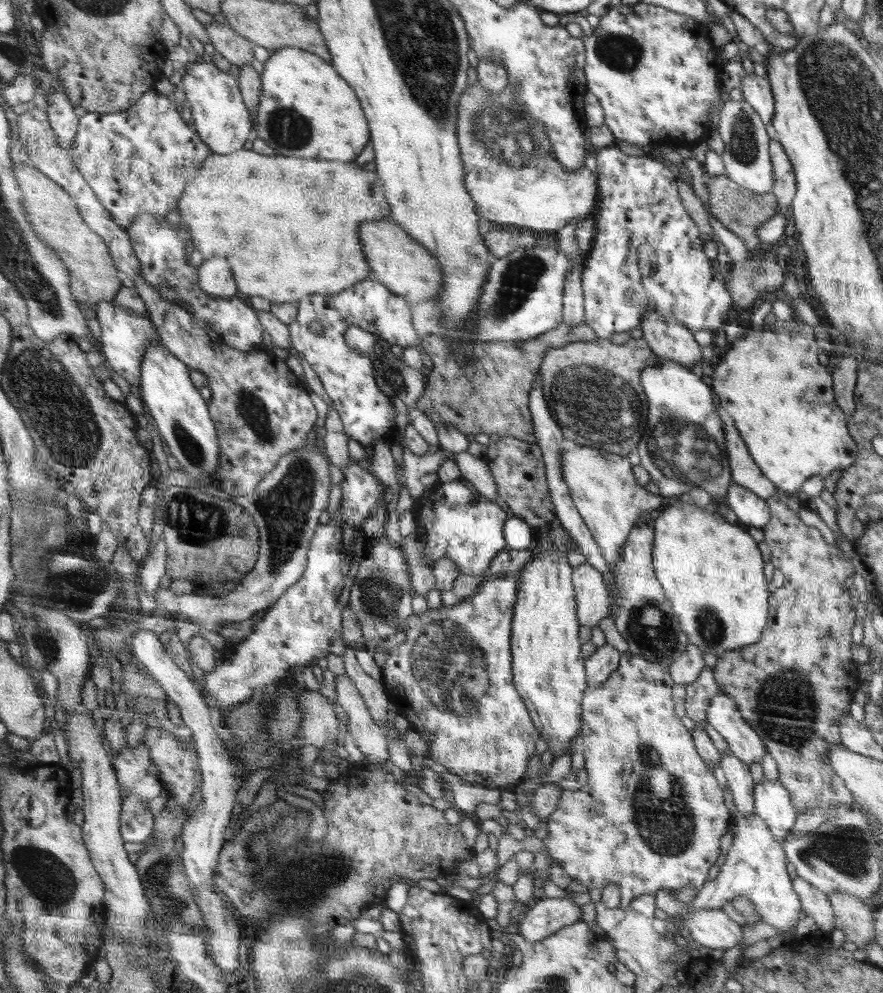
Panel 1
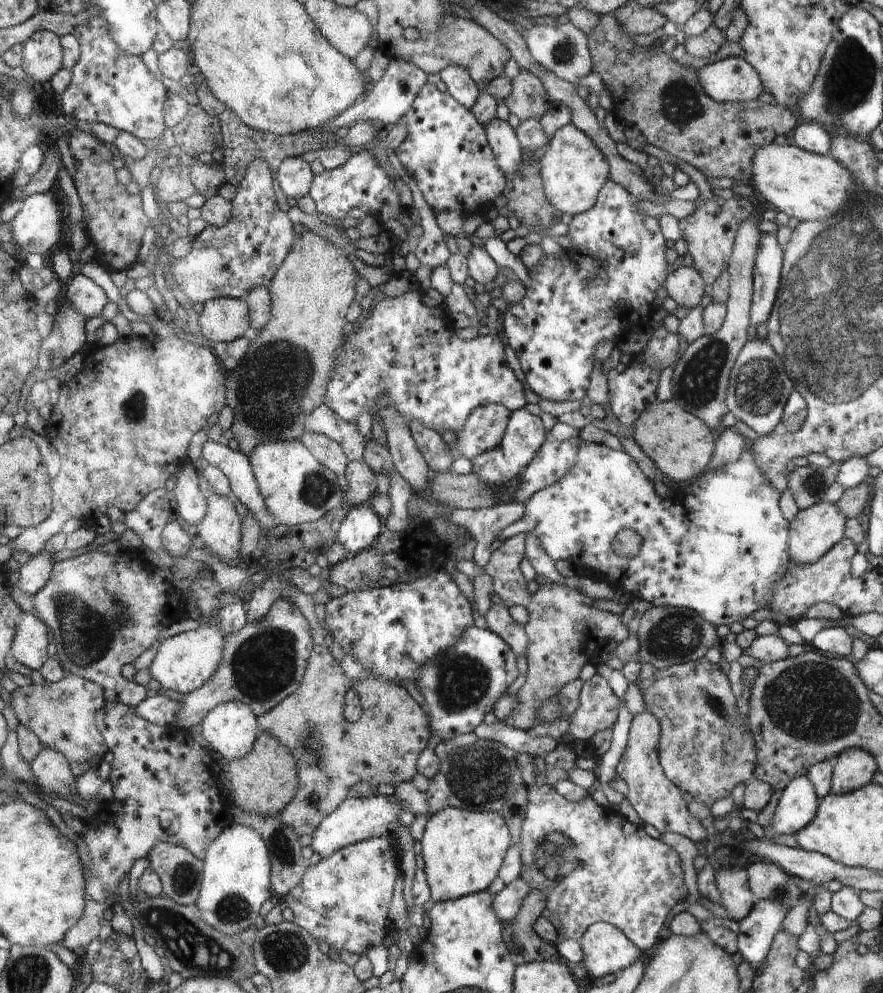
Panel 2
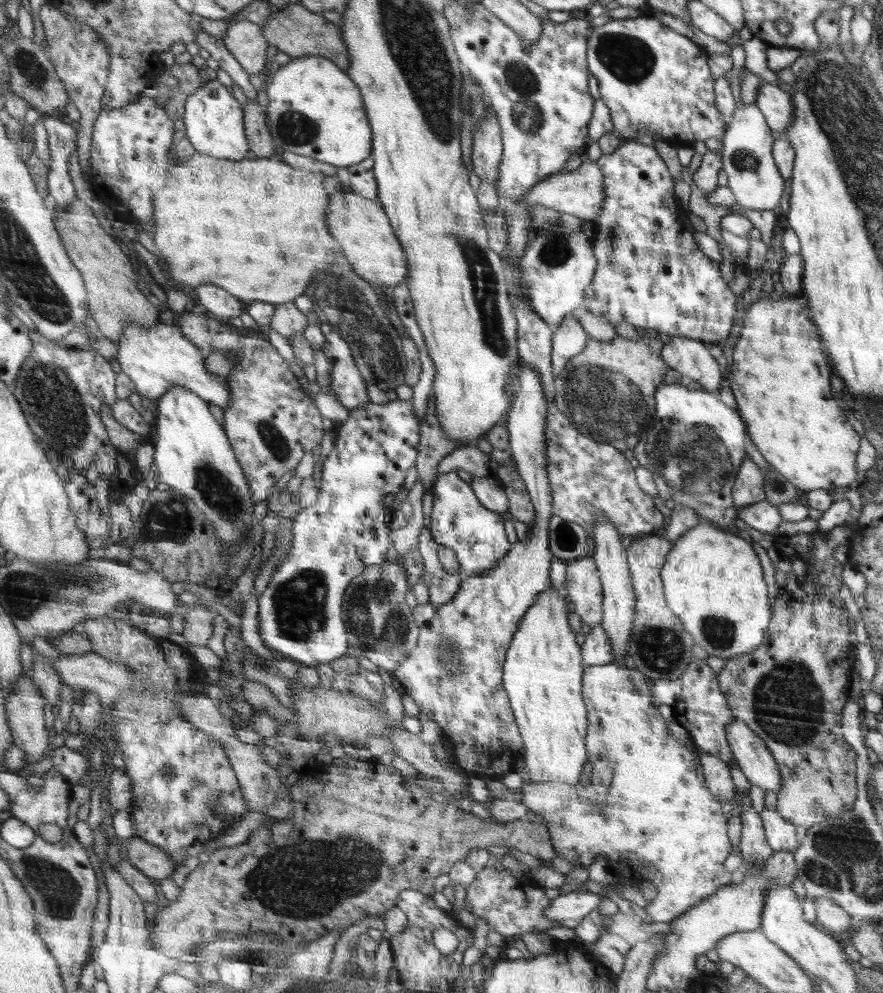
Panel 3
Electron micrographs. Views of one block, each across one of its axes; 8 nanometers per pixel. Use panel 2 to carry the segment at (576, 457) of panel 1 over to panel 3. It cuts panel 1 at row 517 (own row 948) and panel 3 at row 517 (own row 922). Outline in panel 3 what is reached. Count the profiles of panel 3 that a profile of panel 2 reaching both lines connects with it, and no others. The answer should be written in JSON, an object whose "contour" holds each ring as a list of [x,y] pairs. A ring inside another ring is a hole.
{"contour":[[[602,515],[599,516],[596,528],[594,528],[594,543],[594,553],[591,558],[597,564],[598,571],[601,572],[601,583],[604,586],[604,618],[602,618],[601,626],[605,628],[609,642],[613,646],[614,662],[622,664],[625,652],[627,652],[628,640],[632,634],[634,616],[636,616],[634,610],[636,594],[627,562],[627,544],[623,542],[616,527]]]}

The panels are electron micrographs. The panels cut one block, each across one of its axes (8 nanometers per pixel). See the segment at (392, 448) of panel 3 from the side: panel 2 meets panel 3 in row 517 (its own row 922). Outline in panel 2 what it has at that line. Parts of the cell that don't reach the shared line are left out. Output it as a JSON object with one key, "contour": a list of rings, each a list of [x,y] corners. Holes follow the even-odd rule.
{"contour":[[[383,836],[363,840],[310,865],[301,882],[286,898],[280,899],[283,907],[292,911],[294,924],[305,928],[310,936],[322,939],[338,953],[346,950],[360,956],[368,948],[382,945],[388,904],[400,872],[390,839]]]}

